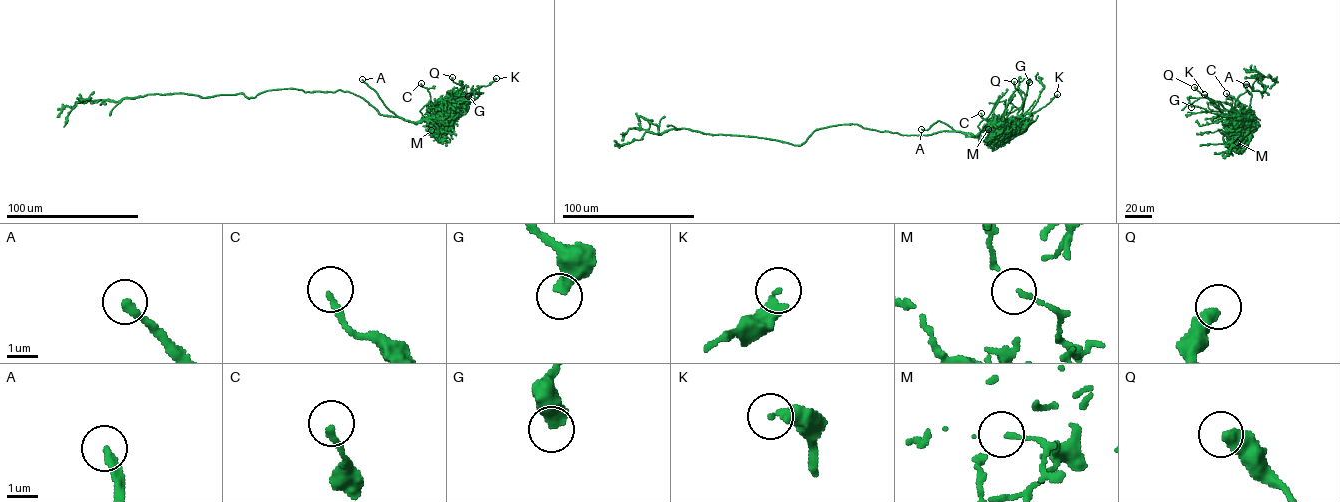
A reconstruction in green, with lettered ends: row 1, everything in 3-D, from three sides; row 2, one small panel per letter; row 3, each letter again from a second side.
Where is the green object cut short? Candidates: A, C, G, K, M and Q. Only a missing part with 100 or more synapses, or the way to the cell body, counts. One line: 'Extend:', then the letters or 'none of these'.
Extend: A

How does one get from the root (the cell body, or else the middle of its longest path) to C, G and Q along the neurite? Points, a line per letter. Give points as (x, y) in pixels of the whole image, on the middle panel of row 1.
C: (850, 124), (901, 135), (942, 131), (977, 135), (981, 121), (989, 122), (981, 113)
G: (850, 124), (901, 135), (931, 135), (942, 131), (977, 135), (1001, 125), (1007, 129), (1022, 112), (1029, 82)
Q: (850, 124), (901, 135), (942, 131), (977, 135), (998, 126), (1007, 113), (1022, 106), (1014, 81)

